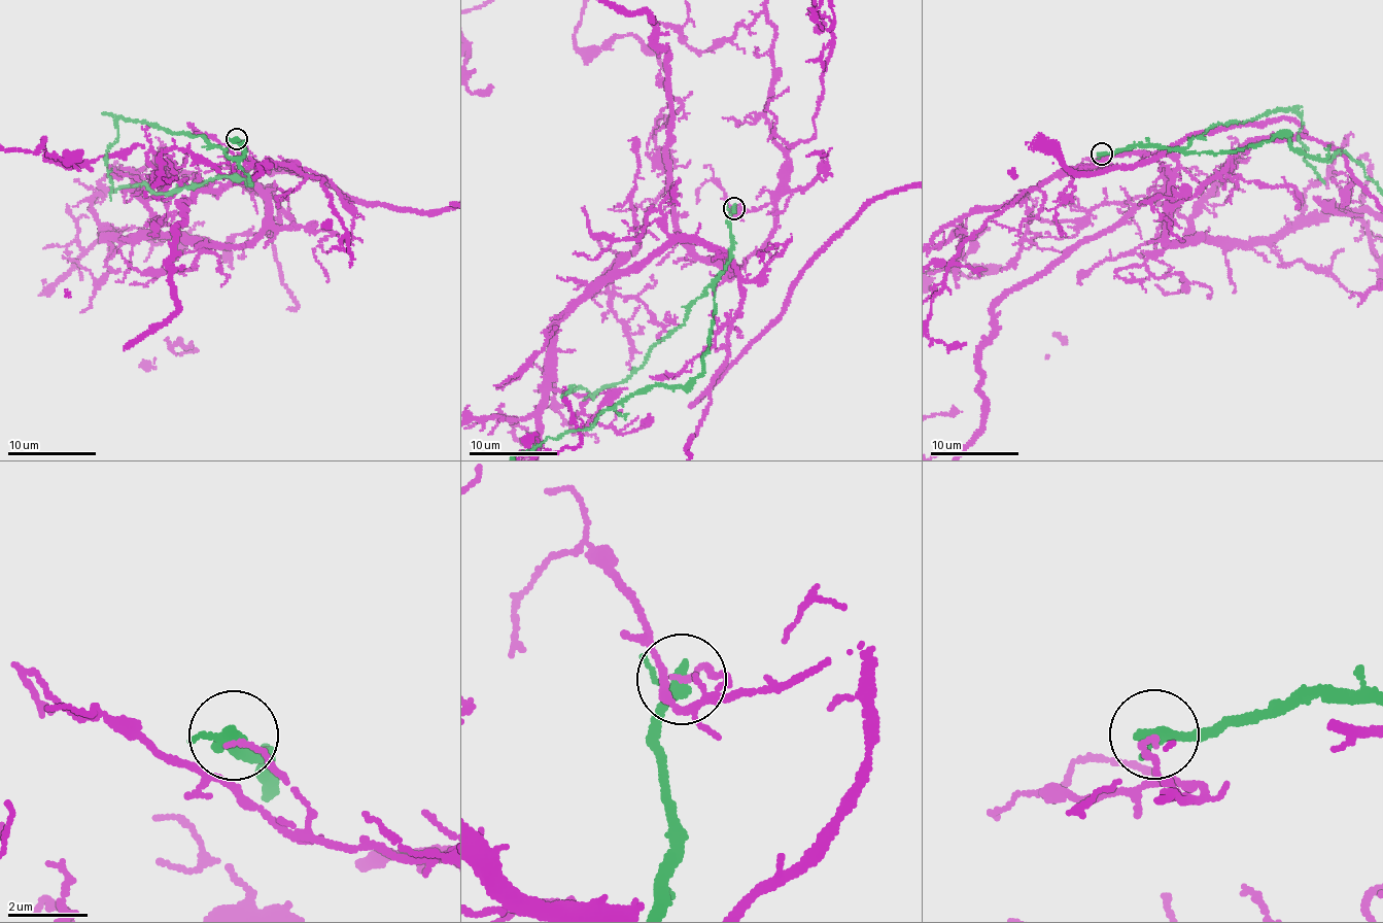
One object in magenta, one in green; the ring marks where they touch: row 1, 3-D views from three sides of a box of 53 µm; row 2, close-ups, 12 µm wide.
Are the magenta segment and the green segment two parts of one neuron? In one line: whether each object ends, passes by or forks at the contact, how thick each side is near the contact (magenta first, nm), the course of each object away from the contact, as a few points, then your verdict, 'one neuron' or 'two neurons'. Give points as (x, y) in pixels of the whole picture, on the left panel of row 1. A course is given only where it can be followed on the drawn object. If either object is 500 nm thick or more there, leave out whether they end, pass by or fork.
magenta ends there; green passes by; 110 nm thick on the magenta side, 240 nm on the other; two neurons

